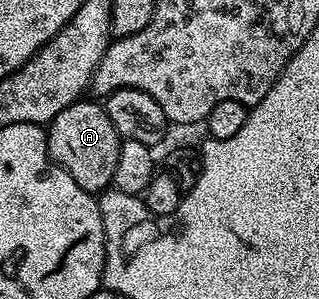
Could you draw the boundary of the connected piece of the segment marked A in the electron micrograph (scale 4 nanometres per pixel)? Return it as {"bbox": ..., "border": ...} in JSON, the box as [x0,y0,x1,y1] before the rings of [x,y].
{"bbox":[46,100,121,195],"border":[[[87,100],[73,102],[50,121],[46,126],[47,149],[51,152],[52,161],[73,175],[73,183],[77,183],[77,187],[86,193],[99,195],[113,182],[121,138],[113,123],[109,123],[106,108],[98,100]]]}

